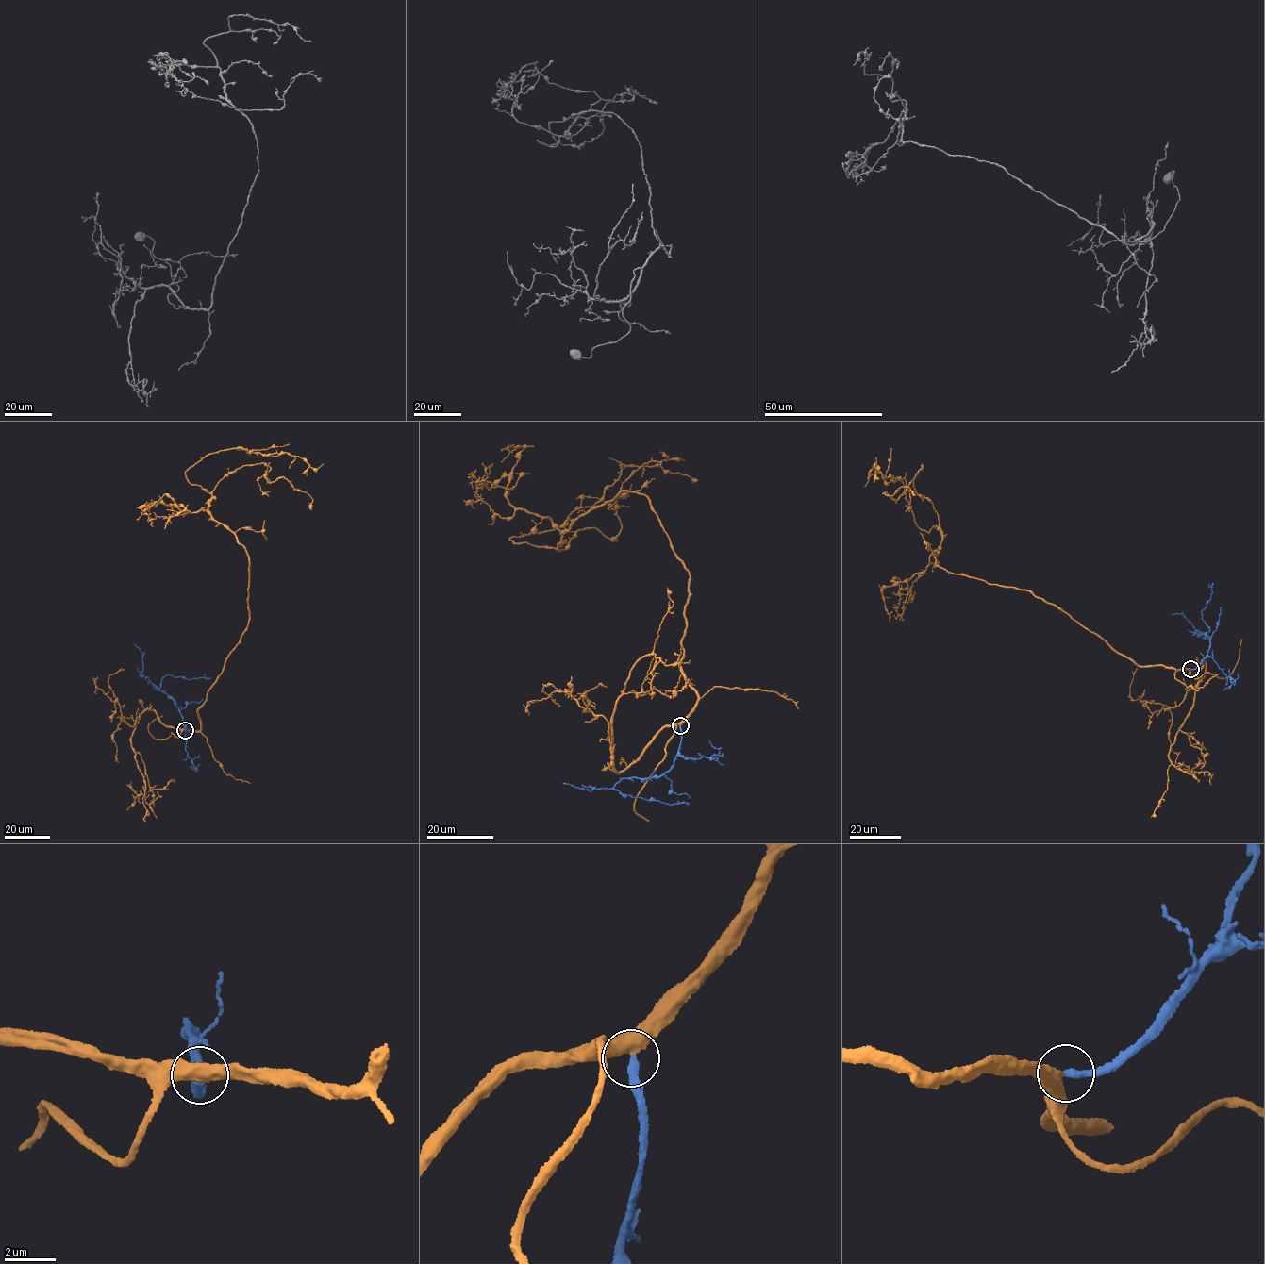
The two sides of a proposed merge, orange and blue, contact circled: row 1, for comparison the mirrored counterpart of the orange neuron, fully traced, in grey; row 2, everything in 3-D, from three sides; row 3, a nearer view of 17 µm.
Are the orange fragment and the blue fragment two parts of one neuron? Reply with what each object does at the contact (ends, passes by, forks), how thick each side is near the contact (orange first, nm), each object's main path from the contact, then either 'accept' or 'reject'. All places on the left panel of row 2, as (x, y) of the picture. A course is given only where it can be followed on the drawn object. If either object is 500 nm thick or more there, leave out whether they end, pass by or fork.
orange passes by; blue ends there; 480 nm thick on the orange side, 320 nm on the other; orange runs (185, 730), (201, 726), (199, 707), (250, 612), (244, 549), (186, 471), (237, 447), (324, 463); blue runs (185, 730), (176, 705), (153, 685), (158, 689), (162, 678), (169, 674), (189, 680), (210, 678); accept

